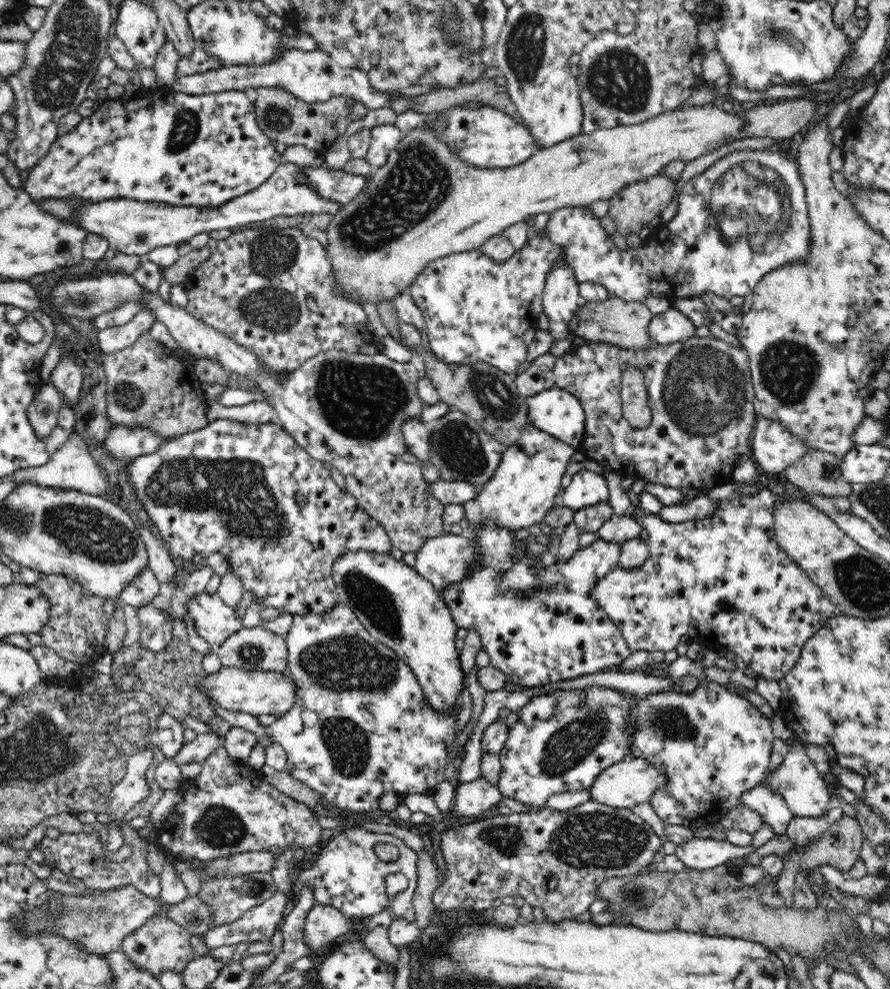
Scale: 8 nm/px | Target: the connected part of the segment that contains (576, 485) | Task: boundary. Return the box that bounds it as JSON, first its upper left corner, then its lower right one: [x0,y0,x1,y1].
[559,470,608,511]

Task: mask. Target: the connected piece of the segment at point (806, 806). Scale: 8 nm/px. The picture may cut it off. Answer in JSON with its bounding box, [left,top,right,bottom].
[762,740,832,818]

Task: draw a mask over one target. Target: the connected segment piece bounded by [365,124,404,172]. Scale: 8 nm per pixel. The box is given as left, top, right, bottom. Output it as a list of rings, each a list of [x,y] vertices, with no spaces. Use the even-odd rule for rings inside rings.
[[[381,124],[371,129],[371,140],[365,159],[370,163],[372,172],[376,172],[387,161],[390,151],[403,136],[404,132],[394,124]]]

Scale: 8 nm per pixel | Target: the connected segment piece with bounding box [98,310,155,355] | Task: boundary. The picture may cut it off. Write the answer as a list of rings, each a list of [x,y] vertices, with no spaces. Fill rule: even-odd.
[[[142,310],[130,322],[122,326],[100,330],[98,332],[98,346],[101,354],[112,355],[116,351],[133,345],[141,334],[149,332],[154,322],[155,316],[147,310]]]

